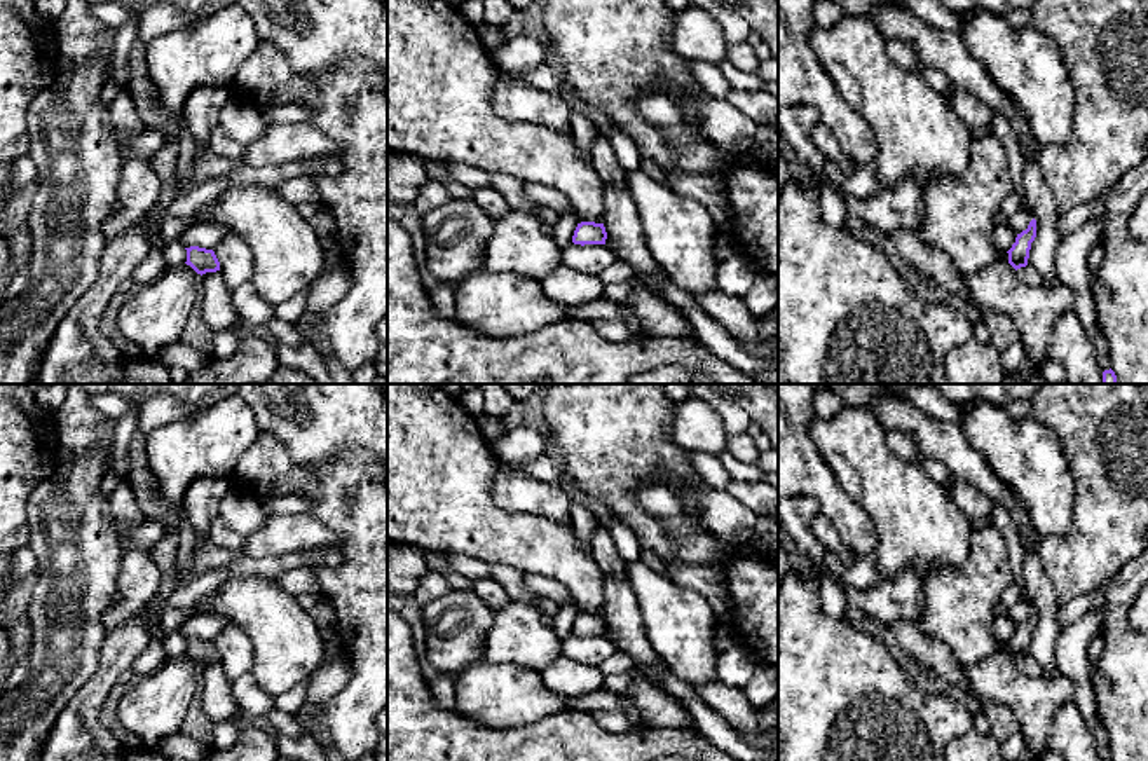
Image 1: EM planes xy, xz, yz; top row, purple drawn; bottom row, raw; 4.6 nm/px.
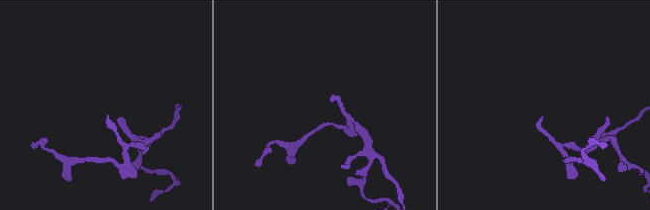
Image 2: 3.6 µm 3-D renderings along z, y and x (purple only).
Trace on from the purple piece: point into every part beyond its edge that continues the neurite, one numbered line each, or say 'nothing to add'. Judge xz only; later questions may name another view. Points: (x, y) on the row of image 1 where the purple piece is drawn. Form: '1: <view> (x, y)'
nothing to add

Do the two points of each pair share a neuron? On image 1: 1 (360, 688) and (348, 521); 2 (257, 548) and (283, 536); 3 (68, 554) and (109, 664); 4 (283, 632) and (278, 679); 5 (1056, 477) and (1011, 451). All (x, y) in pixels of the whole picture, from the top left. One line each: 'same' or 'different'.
1: same
2: same
3: different
4: same
5: same

